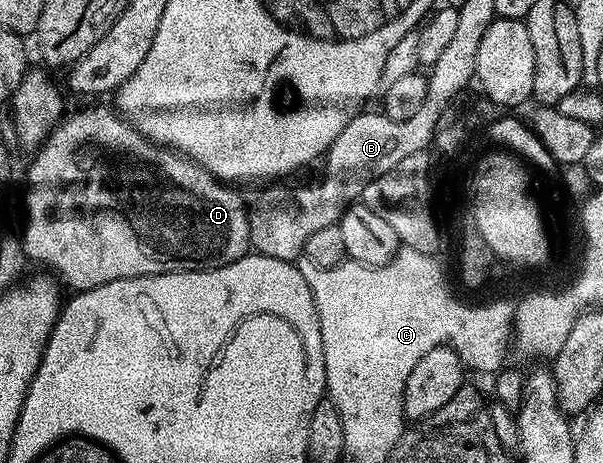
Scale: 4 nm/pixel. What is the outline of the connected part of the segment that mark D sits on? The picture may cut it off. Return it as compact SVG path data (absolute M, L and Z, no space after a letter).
M111 105L109 106L92 106L89 110L80 110L77 114L70 116L68 114L63 121L54 125L44 141L36 146L32 154L34 155L32 163L28 166L28 175L24 178L24 214L28 217L24 222L24 234L22 233L22 249L25 259L29 263L37 262L38 265L53 270L69 286L69 291L79 292L92 290L96 286L110 284L114 280L122 280L123 278L137 278L151 274L178 272L179 270L222 268L249 253L249 207L246 202L244 206L243 196L236 191L239 189L214 177L210 171L202 168L183 153L152 141L145 134L140 133L131 121L125 120Z

